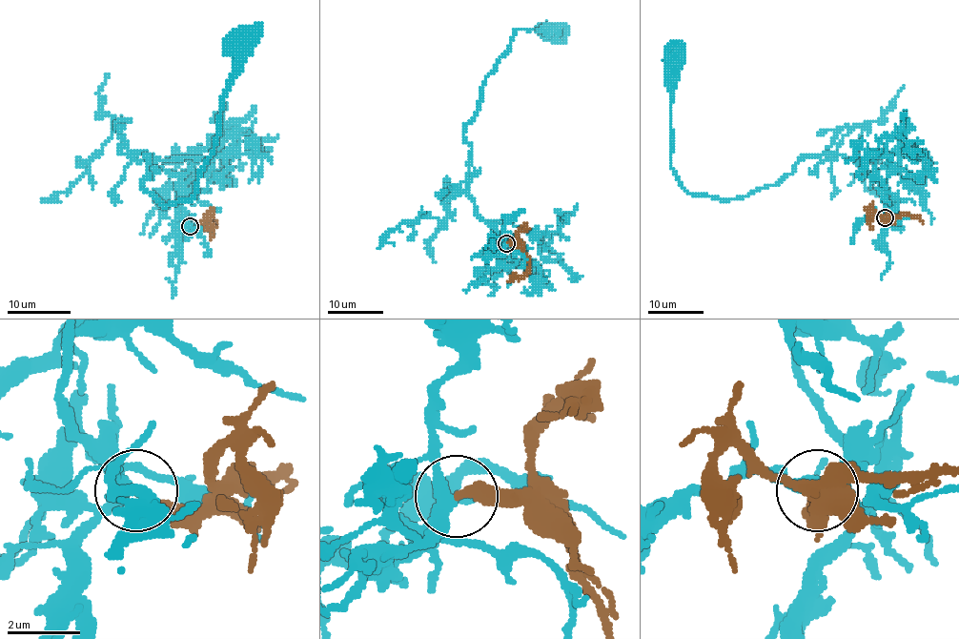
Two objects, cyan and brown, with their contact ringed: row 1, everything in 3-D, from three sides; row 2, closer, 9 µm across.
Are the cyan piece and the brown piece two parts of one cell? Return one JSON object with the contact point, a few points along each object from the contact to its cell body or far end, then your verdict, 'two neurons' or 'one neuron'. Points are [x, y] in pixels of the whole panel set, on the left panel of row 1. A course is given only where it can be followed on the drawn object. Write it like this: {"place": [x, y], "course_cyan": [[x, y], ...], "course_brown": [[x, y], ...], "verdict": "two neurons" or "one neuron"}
{"place": [190, 226], "course_cyan": [[191, 226], [177, 212], [179, 178], [144, 152], [141, 188], [163, 205], [191, 197], [236, 46]], "course_brown": [[191, 226], [201, 228], [208, 223], [216, 223], [200, 226], [192, 235]], "verdict": "one neuron"}

